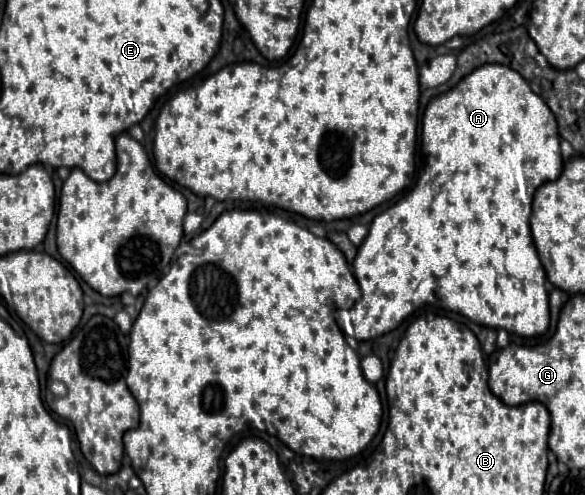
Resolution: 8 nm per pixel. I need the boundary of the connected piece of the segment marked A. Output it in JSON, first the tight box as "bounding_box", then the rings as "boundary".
{"bounding_box":[334,65,563,341],"boundary":[[[481,65],[473,73],[463,77],[457,87],[453,87],[451,91],[447,91],[441,97],[431,99],[431,103],[425,109],[423,127],[421,127],[421,151],[425,157],[423,171],[421,171],[419,181],[413,187],[413,191],[409,191],[403,199],[399,199],[395,205],[391,205],[389,209],[385,209],[383,213],[379,213],[373,219],[373,223],[369,227],[369,235],[361,243],[357,257],[353,261],[355,277],[361,287],[361,299],[351,309],[335,311],[334,317],[341,330],[357,341],[369,341],[369,339],[381,337],[381,335],[393,331],[395,327],[399,327],[409,315],[413,315],[417,311],[417,307],[415,307],[417,301],[419,301],[419,309],[425,305],[437,307],[441,301],[441,309],[461,313],[461,315],[469,317],[471,321],[491,327],[491,329],[505,329],[507,333],[513,333],[517,337],[527,337],[527,339],[537,337],[537,335],[545,335],[549,329],[549,299],[547,299],[547,291],[545,291],[545,271],[541,267],[541,261],[539,261],[539,255],[537,255],[537,249],[535,249],[533,237],[531,237],[529,217],[531,217],[531,203],[533,203],[535,191],[543,183],[557,181],[563,171],[560,141],[555,115],[549,111],[547,103],[531,91],[529,83],[517,71],[513,71],[505,65]]]}

